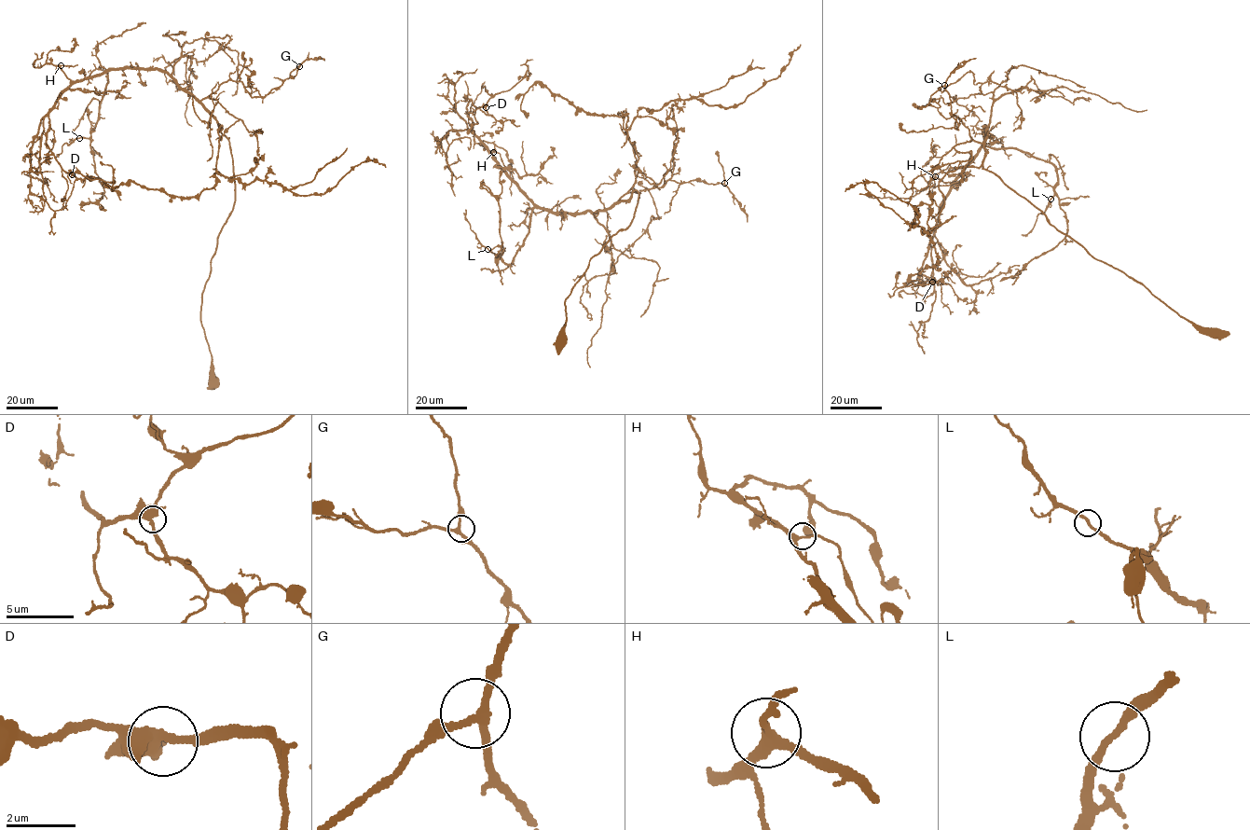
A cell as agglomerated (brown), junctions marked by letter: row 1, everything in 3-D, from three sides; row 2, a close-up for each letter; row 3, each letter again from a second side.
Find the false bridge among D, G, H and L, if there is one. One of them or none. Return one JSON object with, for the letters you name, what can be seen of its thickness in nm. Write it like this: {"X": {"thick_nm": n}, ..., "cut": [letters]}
{"cut": []}

